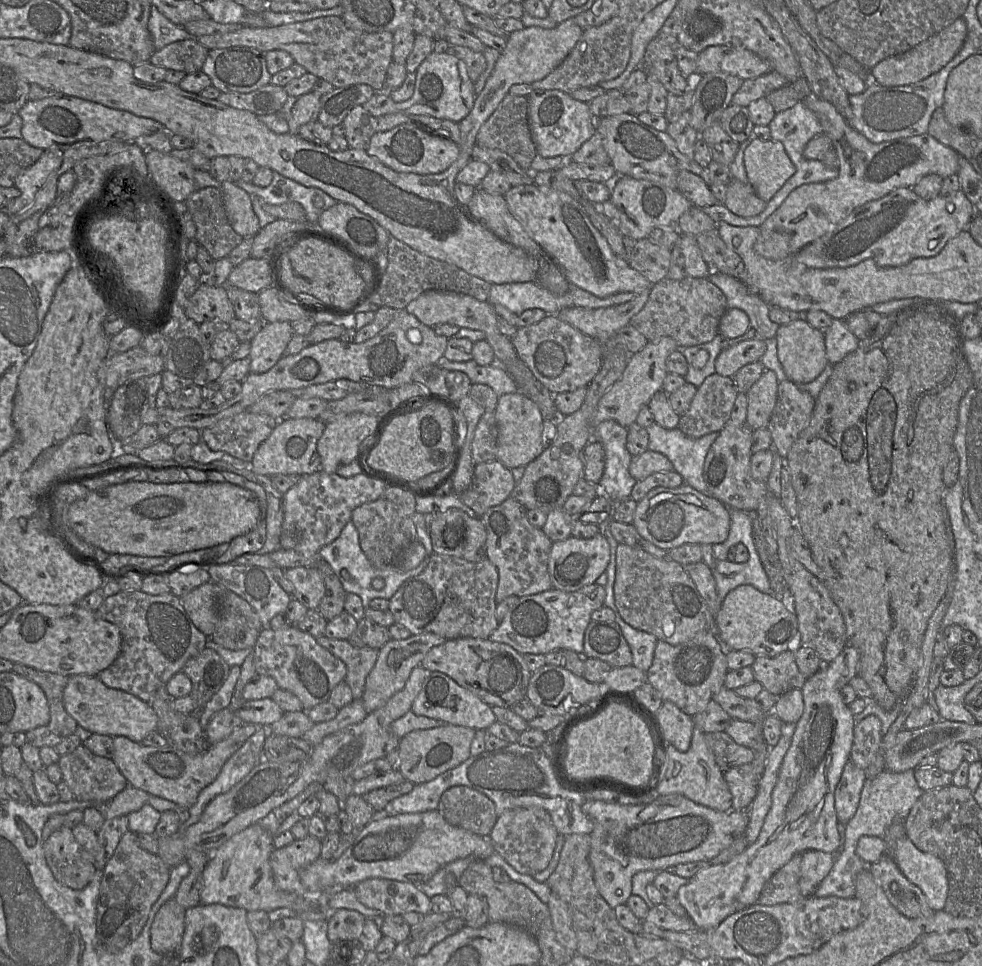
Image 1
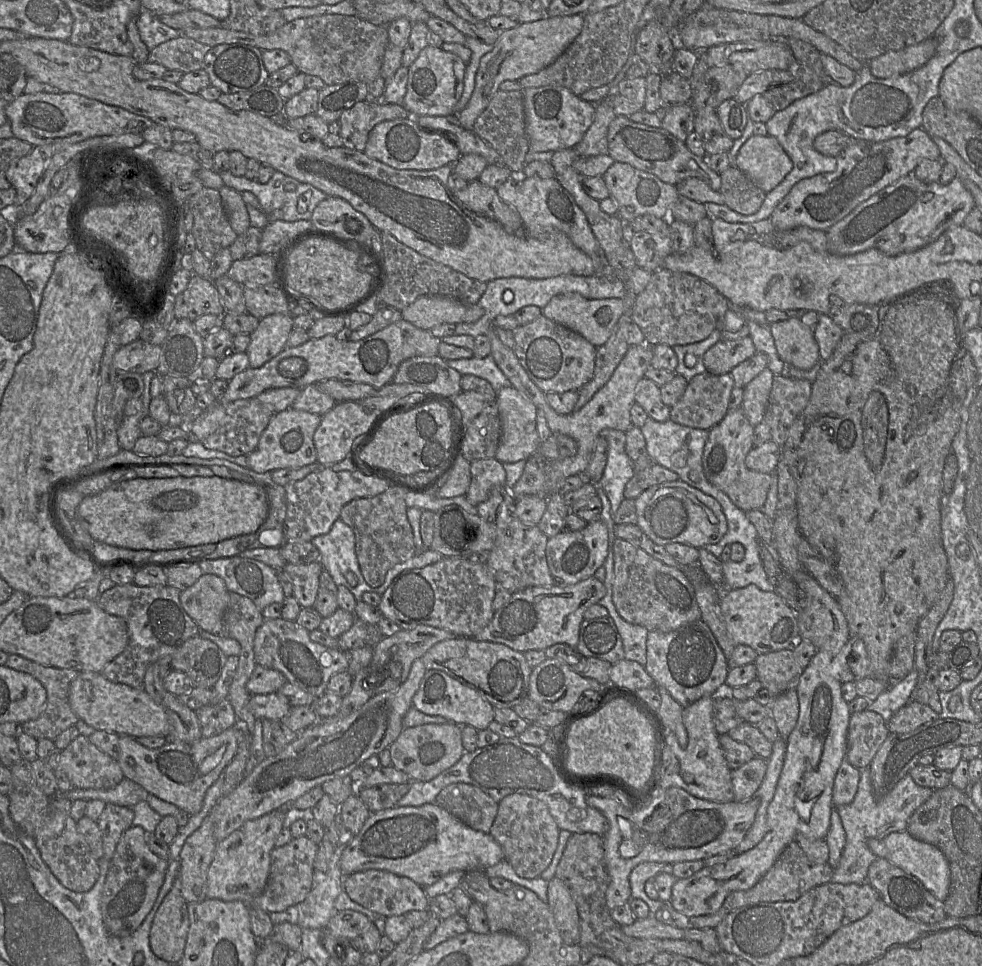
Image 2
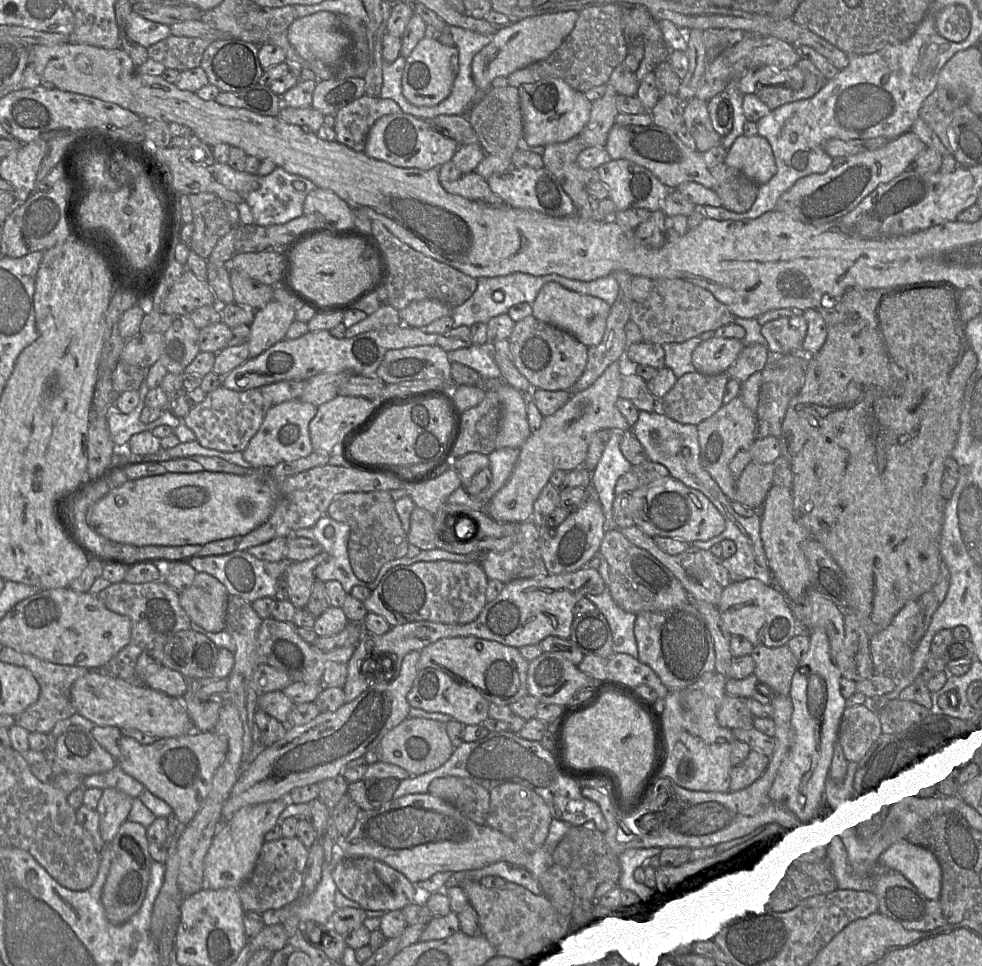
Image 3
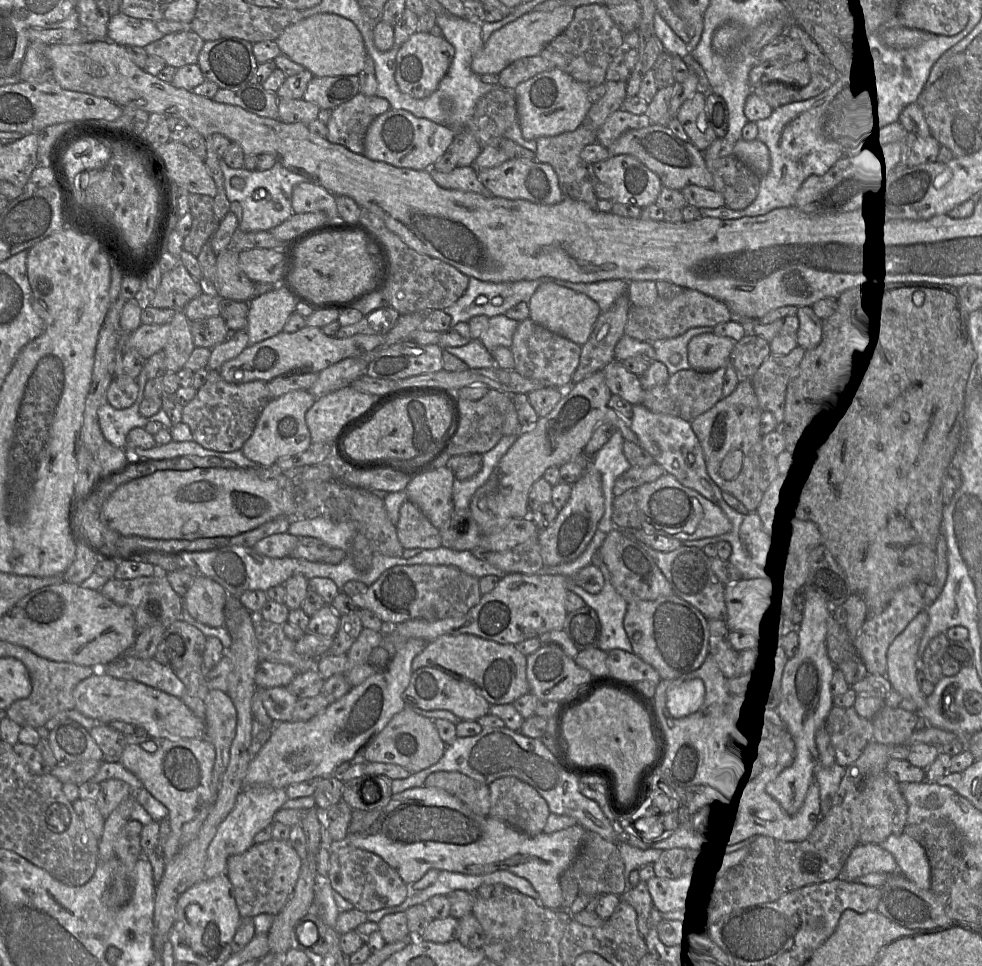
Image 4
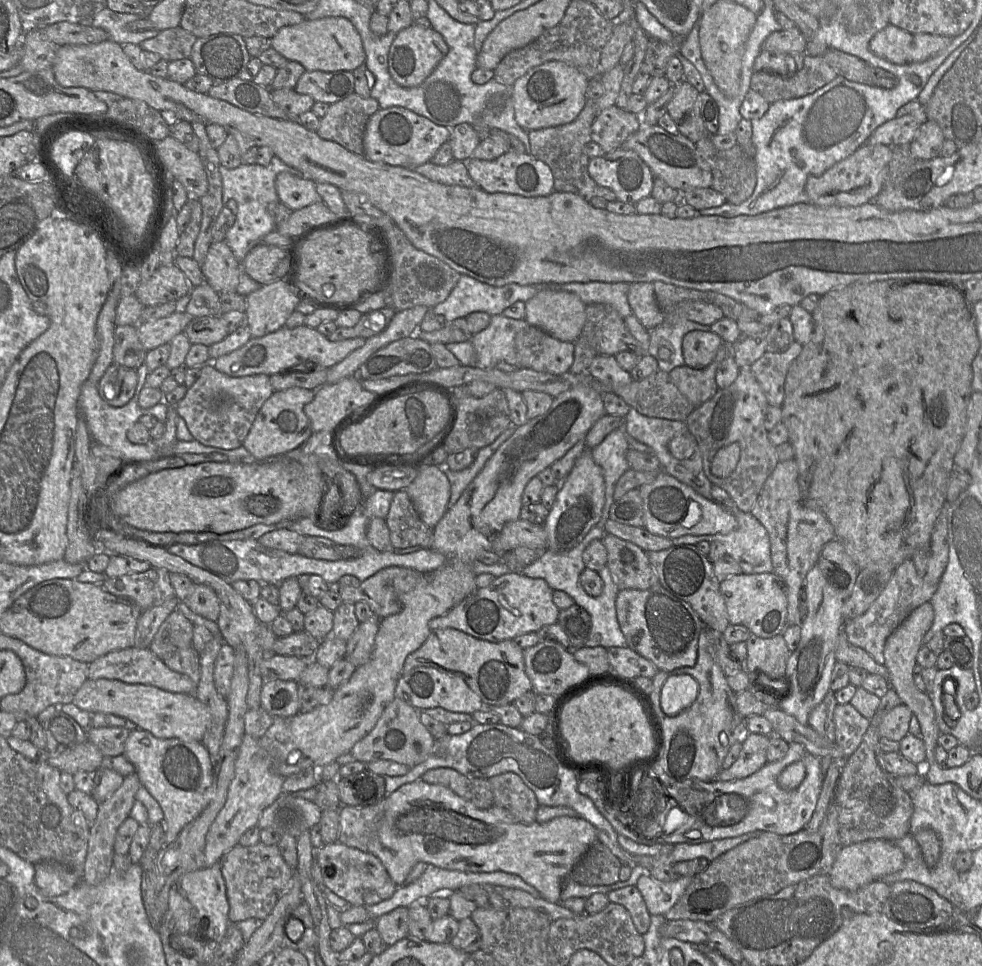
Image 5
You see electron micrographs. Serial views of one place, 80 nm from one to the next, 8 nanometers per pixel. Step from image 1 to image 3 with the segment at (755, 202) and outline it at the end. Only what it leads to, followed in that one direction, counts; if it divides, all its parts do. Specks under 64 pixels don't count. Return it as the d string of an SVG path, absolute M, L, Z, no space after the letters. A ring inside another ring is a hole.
M725 162L710 168L715 179L712 188L722 200L722 205L731 211L743 213L755 202L759 185L742 171Z

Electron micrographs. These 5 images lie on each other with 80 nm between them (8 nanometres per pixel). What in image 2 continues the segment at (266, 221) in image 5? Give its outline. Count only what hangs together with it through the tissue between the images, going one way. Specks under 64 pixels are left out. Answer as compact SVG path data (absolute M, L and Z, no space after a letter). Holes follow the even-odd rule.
M229 170L219 173L224 185L235 189L238 192L248 191L253 193L263 212L268 216L269 222L283 220L292 222L297 220L311 220L316 206L328 196L308 183L302 183L295 178L274 170L270 180L261 184L255 179L247 179L245 176L234 176Z

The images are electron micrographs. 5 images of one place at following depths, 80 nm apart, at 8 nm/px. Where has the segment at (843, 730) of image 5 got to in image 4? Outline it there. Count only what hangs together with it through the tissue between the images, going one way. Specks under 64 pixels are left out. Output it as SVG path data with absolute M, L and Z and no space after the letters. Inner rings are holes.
M834 705L826 720L825 729L830 735L836 763L842 767L854 763L861 756L866 746L873 742L872 720L861 717L853 706L843 708Z

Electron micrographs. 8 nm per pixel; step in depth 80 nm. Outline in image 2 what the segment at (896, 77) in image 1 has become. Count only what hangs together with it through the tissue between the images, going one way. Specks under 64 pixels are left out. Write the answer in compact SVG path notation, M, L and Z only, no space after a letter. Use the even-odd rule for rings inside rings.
M932 37L901 50L886 52L868 64L875 77L890 78L922 67L935 55L937 47L938 41Z

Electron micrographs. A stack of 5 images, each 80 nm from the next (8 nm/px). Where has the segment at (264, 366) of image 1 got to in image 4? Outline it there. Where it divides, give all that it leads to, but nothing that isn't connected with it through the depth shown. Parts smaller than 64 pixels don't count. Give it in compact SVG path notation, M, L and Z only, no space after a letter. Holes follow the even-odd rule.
M279 283L269 291L254 296L249 301L247 314L249 345L282 332L296 305L297 302Z

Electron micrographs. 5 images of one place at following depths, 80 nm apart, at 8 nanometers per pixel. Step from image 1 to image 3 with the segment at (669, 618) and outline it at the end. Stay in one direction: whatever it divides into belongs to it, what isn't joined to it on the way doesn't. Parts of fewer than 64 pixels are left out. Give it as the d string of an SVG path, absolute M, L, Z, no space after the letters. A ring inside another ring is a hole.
M620 529L605 532L598 554L606 559L609 566L610 594L617 606L624 611L635 615L643 611L662 612L691 601L688 593L673 573L651 553L631 543Z

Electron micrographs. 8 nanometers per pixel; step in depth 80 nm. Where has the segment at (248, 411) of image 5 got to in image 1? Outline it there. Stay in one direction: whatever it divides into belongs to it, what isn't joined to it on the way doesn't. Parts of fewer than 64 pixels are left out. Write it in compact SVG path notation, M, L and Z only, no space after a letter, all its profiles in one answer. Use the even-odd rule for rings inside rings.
M243 411L201 430L201 440L213 451L223 451L235 458L251 462L258 447L271 434L278 421L266 414Z

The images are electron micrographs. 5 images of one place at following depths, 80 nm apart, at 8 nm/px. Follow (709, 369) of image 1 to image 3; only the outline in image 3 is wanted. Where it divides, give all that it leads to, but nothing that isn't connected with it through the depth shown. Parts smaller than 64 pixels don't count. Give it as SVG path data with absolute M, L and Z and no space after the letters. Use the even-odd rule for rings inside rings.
M707 331L685 342L662 344L666 367L670 368L677 378L696 371L692 363L693 351L701 342L714 336L716 336L715 331Z

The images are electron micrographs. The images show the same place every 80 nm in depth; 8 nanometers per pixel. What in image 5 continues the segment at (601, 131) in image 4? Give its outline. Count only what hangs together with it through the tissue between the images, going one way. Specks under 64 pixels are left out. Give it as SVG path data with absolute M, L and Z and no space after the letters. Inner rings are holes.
M612 106L595 117L591 127L591 139L607 153L621 147L640 128L638 115Z

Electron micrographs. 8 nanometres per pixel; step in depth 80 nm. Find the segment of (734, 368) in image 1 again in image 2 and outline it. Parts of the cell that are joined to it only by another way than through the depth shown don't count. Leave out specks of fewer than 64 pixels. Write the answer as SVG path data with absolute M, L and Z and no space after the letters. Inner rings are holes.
M751 337L720 340L703 355L706 372L714 375L731 373L738 364L757 352Z

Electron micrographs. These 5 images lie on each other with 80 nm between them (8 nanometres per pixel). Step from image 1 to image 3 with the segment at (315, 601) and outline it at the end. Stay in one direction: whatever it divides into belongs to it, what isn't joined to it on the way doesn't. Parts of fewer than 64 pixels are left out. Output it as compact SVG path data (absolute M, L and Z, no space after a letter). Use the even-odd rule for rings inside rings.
M323 551L312 559L292 562L287 566L284 577L289 585L289 600L295 608L306 607L316 580L314 570L327 557L328 554Z

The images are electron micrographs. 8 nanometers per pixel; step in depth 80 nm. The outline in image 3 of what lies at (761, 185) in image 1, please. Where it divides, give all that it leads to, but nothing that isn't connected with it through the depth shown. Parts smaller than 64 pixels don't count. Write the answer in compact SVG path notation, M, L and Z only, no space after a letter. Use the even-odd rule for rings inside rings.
M759 135L736 138L727 152L725 163L739 169L758 185L768 182L777 172L772 147Z

